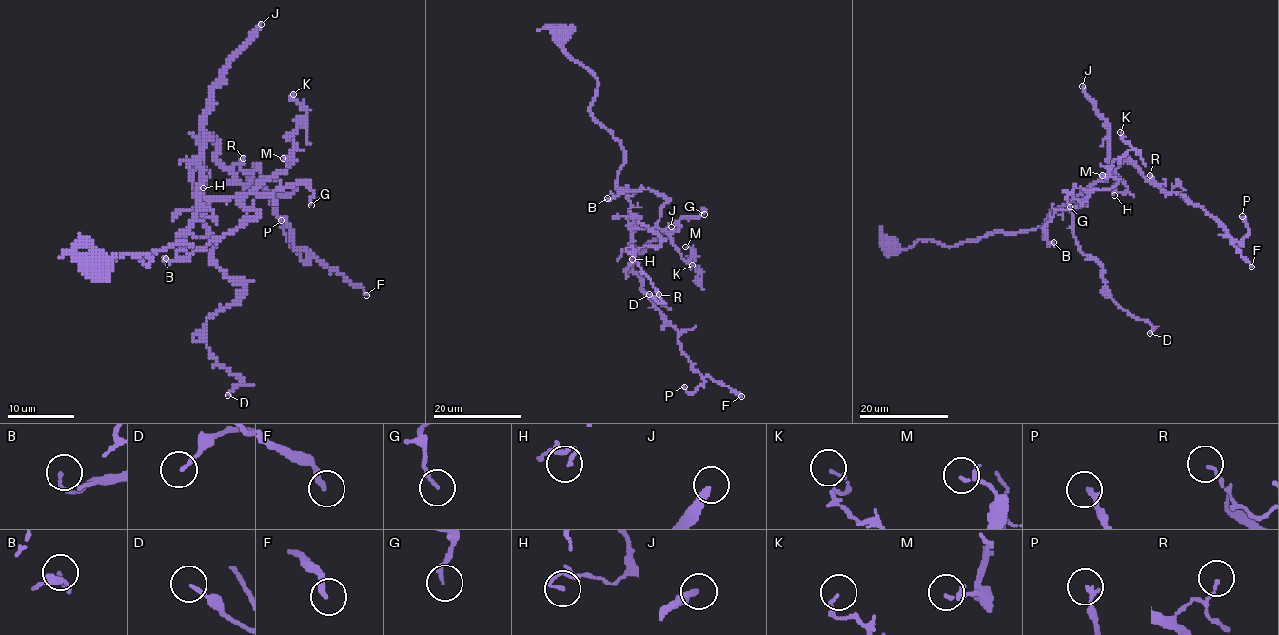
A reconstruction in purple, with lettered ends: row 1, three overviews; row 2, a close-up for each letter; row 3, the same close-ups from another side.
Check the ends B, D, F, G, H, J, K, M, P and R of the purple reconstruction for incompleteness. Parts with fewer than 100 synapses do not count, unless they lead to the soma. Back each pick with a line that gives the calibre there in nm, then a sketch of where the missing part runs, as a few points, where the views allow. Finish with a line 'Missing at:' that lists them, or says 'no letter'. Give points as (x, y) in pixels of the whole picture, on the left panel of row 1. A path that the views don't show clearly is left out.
J: Thickness 280 nm
Missing at: J

